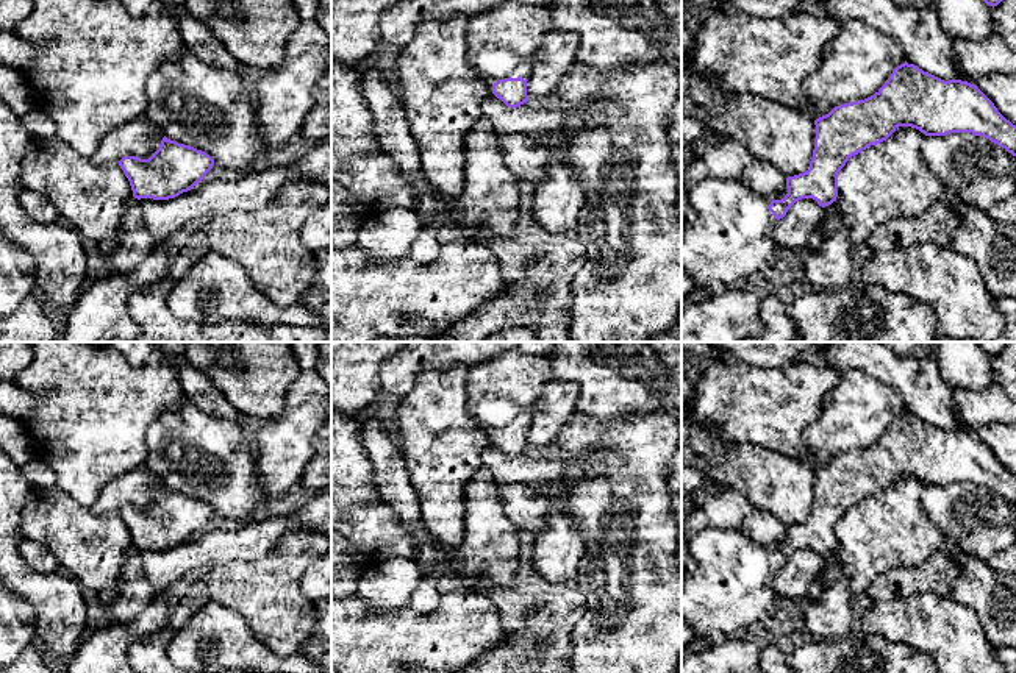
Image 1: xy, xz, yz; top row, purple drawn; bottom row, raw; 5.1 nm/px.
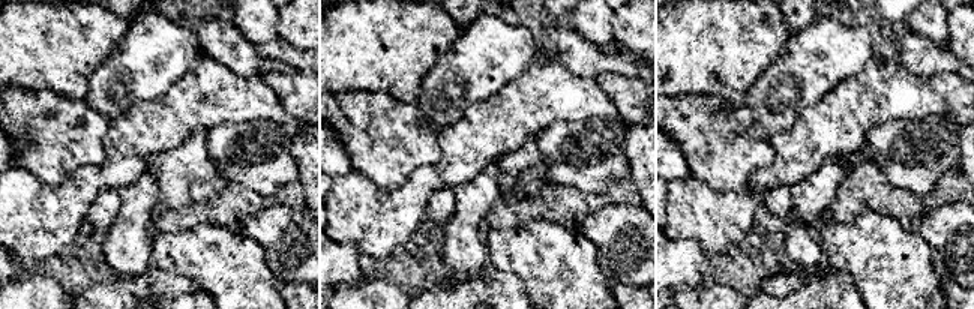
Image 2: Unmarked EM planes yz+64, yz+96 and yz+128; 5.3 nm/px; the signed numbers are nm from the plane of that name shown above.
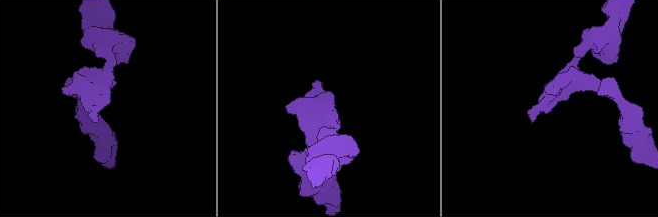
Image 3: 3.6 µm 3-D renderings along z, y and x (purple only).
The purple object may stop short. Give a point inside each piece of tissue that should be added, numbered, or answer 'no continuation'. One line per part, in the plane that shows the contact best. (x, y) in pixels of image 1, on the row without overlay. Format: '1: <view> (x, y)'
1: xz (502, 389)

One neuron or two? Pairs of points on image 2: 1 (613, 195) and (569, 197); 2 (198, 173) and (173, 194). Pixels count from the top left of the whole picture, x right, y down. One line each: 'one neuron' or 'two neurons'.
1: one neuron
2: one neuron

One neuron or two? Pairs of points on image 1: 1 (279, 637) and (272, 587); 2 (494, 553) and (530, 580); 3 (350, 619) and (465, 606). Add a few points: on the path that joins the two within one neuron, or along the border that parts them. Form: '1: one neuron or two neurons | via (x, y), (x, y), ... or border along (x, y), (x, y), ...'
1: one neuron | via (279, 625), (279, 612), (272, 600)
2: two neurons | border along (518, 531), (515, 576), (505, 586), (482, 583)
3: one neuron | via (379, 628), (436, 628)

